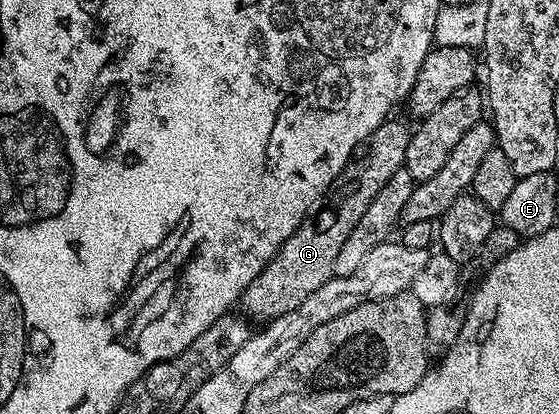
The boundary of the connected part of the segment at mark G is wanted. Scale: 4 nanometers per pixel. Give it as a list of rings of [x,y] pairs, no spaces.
[[[386,118],[373,131],[373,135],[367,141],[369,157],[353,173],[350,171],[344,177],[346,196],[334,208],[325,208],[317,217],[314,215],[300,224],[291,234],[291,238],[287,238],[287,242],[281,244],[277,255],[269,261],[266,268],[261,270],[255,282],[247,286],[239,304],[240,307],[245,307],[244,315],[250,321],[268,322],[295,310],[295,306],[301,305],[310,294],[315,294],[315,290],[319,290],[319,286],[323,286],[323,282],[327,282],[334,276],[335,258],[339,258],[339,250],[343,250],[343,242],[351,238],[351,230],[359,226],[359,218],[363,218],[367,206],[375,202],[379,190],[387,186],[391,174],[405,167],[411,128],[408,128],[403,121],[393,119]]]

